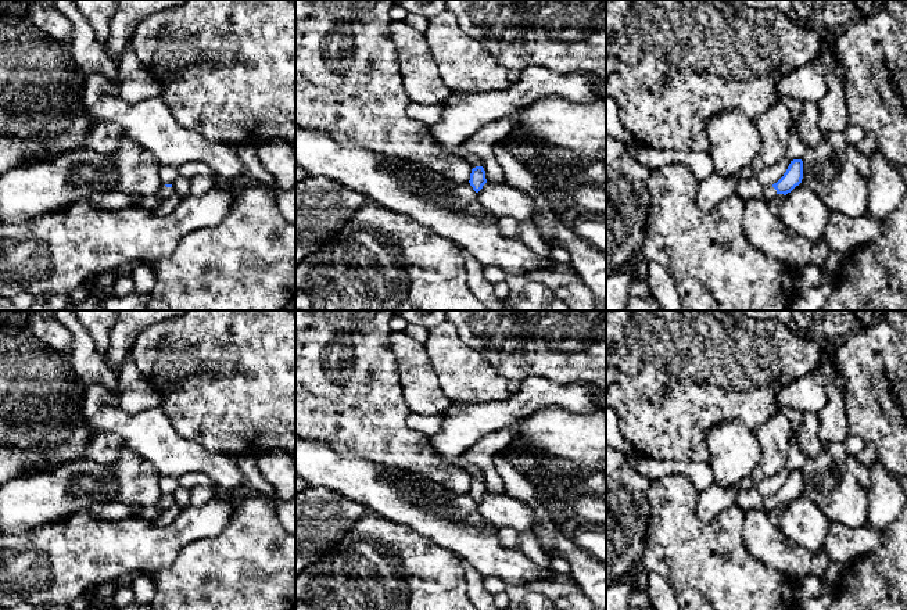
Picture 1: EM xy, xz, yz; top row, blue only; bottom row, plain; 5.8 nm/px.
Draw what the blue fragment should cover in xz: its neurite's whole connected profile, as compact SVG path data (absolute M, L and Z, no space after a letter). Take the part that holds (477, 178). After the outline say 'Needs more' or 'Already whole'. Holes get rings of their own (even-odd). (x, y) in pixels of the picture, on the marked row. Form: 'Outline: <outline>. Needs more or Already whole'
Outline: M476 166L472 169L469 183L476 193L478 193L483 189L483 186L487 183L485 171L483 166Z. Already whole

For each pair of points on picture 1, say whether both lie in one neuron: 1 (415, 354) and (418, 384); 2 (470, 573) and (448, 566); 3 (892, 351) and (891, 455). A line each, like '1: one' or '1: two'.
1: one
2: two
3: one

